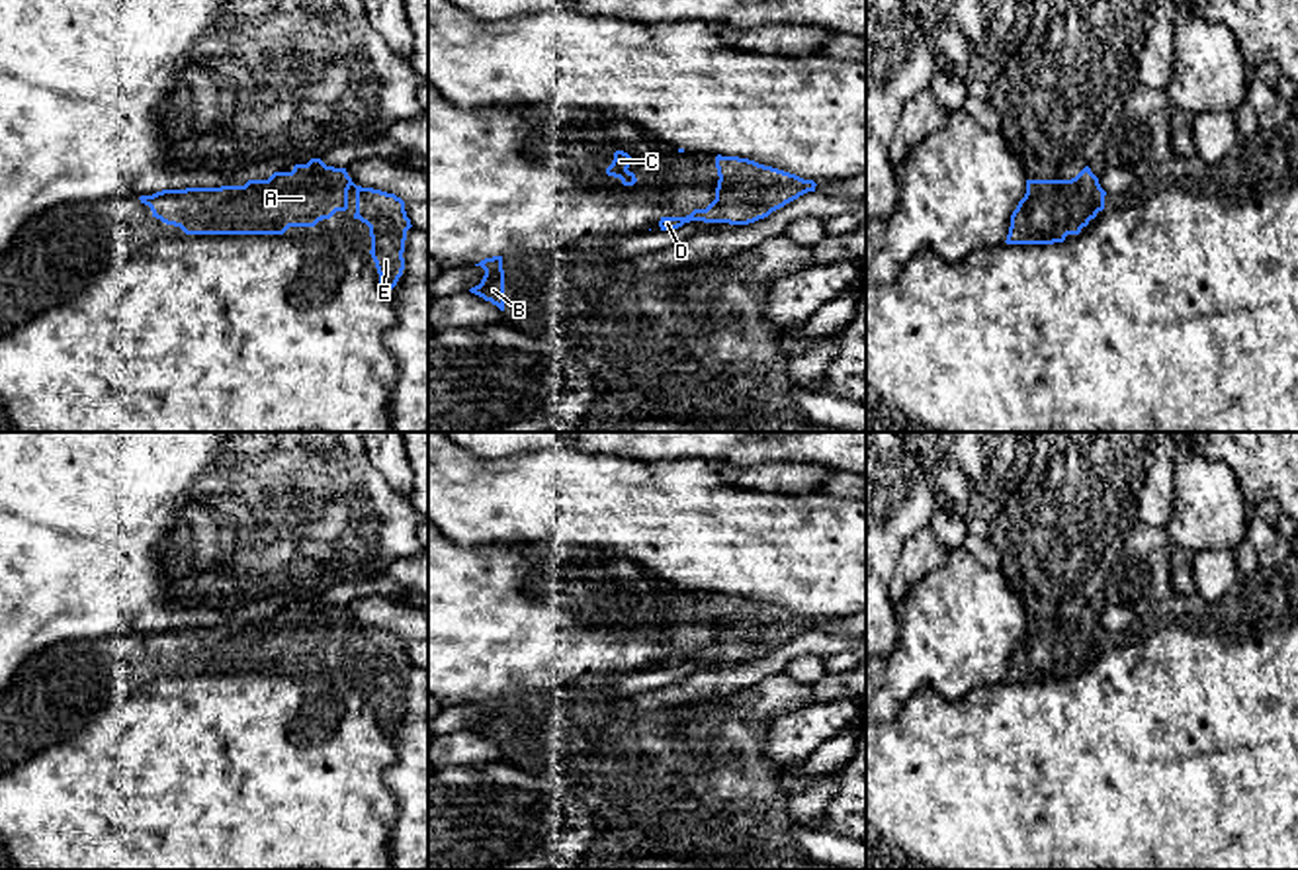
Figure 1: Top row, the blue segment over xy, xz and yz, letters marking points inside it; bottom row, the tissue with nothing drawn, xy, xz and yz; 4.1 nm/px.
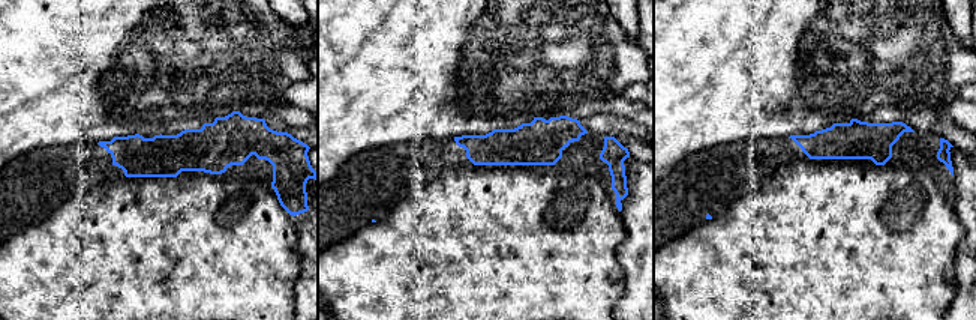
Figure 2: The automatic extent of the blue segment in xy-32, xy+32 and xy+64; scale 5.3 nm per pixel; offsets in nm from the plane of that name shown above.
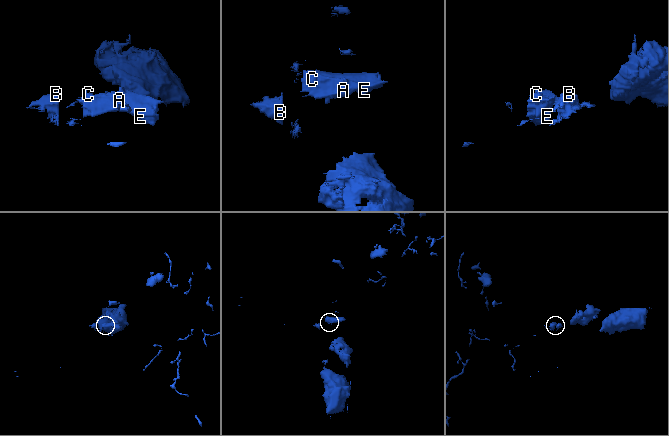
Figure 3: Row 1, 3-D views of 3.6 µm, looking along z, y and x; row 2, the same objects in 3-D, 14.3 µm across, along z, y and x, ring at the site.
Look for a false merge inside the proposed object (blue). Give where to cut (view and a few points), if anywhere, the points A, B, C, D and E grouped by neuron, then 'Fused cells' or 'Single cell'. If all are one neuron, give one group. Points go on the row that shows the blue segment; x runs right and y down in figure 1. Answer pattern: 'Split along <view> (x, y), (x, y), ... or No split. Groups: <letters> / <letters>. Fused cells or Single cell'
No split. Groups: A B C D E. Single cell

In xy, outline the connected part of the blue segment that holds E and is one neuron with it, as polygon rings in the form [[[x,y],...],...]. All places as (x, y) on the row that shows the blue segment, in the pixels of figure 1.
[[[321,158],[244,186],[162,190],[139,199],[151,207],[152,217],[186,235],[283,235],[289,227],[315,227],[346,211],[352,186],[354,219],[369,227],[369,254],[381,287],[391,293],[405,270],[405,240],[412,227],[405,201],[395,194],[356,186],[346,168],[326,166]]]

